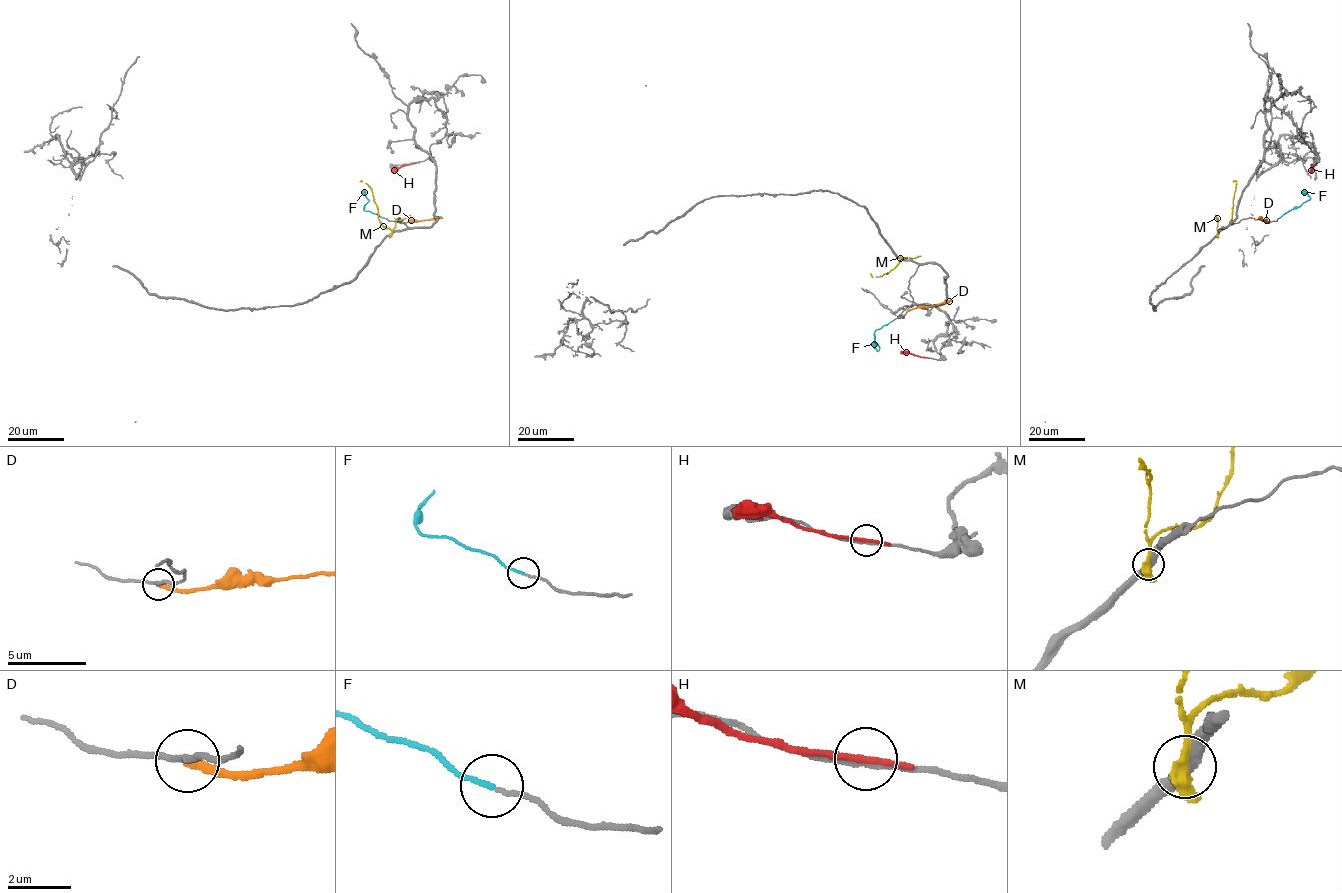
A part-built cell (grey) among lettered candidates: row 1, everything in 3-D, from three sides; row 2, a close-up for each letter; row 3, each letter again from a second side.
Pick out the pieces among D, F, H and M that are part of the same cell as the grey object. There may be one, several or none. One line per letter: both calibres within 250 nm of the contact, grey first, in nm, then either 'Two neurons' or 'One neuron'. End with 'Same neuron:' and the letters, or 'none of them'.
D: Thickness 170 nm (grey) against 240 nm. Two neurons
F: Thickness 140 nm (grey) against 150 nm. One neuron
H: Thickness 200 nm (grey) against 200 nm. Two neurons
M: Thickness 400 nm (grey) against 400 nm. Two neurons
Same neuron: F

